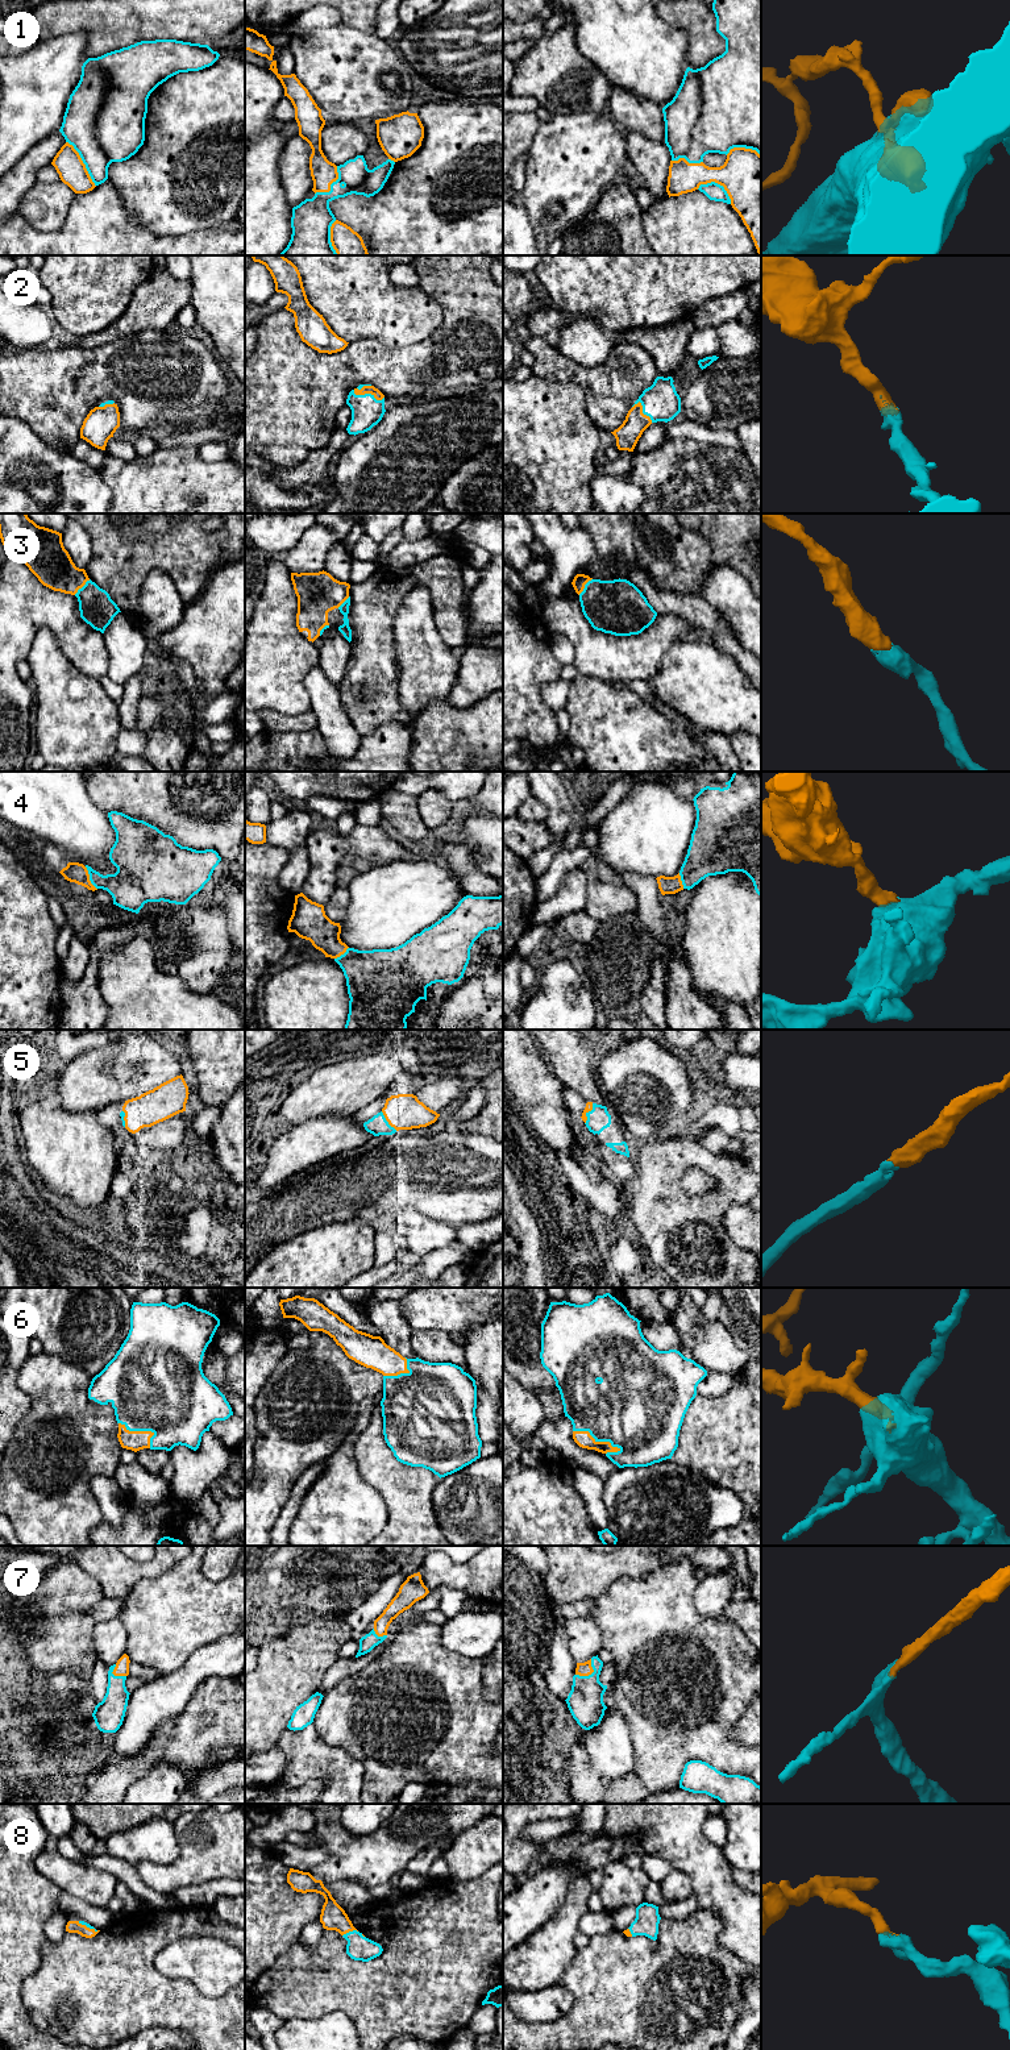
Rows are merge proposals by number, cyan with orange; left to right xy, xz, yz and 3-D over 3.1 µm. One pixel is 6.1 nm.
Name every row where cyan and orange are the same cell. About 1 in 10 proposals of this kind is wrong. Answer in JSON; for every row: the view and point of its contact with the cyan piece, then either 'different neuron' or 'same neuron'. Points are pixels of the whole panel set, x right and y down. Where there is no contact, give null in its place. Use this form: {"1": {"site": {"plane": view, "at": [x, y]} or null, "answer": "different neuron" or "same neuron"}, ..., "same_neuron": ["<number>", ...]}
{"1": {"site": {"plane": "xy", "at": [83, 162]}, "answer": "same neuron"}, "2": {"site": {"plane": "xz", "at": [368, 394]}, "answer": "same neuron"}, "3": {"site": {"plane": "xy", "at": [83, 586]}, "answer": "same neuron"}, "4": {"site": {"plane": "xy", "at": [90, 878]}, "answer": "same neuron"}, "5": {"site": {"plane": "yz", "at": [586, 1114]}, "answer": "same neuron"}, "6": {"site": {"plane": "yz", "at": [597, 1441]}, "answer": "same neuron"}, "7": {"site": {"plane": "yz", "at": [591, 1674]}, "answer": "same neuron"}, "8": {"site": {"plane": "xz", "at": [349, 1932]}, "answer": "same neuron"}, "same_neuron": ["1", "2", "3", "4", "5", "6", "7", "8"]}

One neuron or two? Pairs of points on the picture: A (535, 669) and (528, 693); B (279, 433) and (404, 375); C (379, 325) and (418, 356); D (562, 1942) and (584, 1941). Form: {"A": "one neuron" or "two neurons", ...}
{"A": "one neuron", "B": "one neuron", "C": "two neurons", "D": "two neurons"}

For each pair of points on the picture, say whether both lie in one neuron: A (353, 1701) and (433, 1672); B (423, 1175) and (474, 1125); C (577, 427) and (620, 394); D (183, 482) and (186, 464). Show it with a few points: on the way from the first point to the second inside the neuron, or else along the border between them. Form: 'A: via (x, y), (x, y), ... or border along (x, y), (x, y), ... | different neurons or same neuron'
A: via (373, 1701), (403, 1701), (414, 1692) | same neuron
B: border along (468, 1130), (489, 1138) | different neurons
C: border along (582, 387), (585, 407), (598, 429) | different neurons
D: via (186, 478), (186, 468) | same neuron

